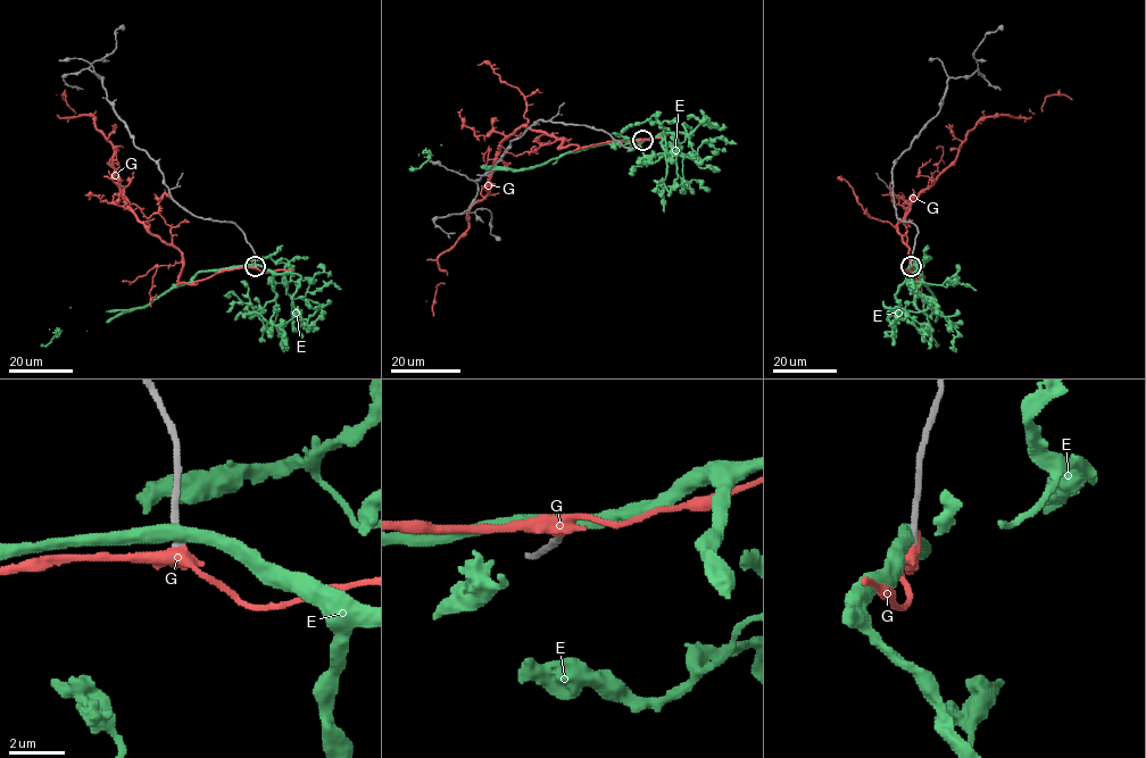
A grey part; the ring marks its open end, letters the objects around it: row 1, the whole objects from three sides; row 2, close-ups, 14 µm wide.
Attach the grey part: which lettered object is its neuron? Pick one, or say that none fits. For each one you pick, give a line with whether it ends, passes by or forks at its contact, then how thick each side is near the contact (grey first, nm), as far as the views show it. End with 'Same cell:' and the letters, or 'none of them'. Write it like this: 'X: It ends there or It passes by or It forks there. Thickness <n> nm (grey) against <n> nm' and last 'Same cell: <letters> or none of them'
G: It forks there. Thickness 280 nm (grey) against 300 nm
Same cell: G

